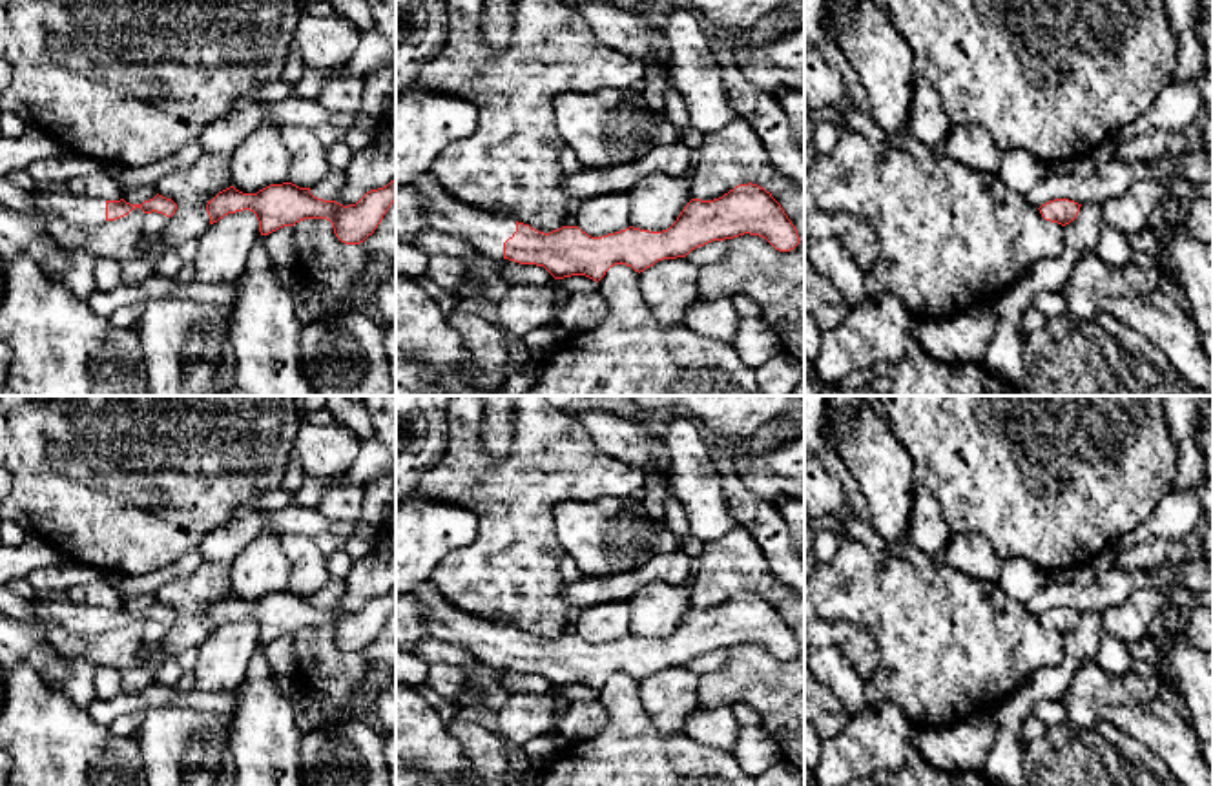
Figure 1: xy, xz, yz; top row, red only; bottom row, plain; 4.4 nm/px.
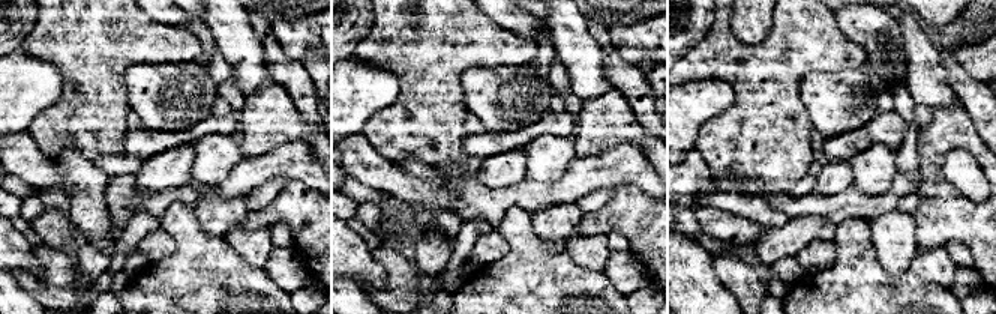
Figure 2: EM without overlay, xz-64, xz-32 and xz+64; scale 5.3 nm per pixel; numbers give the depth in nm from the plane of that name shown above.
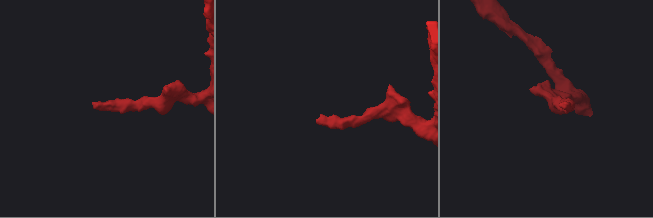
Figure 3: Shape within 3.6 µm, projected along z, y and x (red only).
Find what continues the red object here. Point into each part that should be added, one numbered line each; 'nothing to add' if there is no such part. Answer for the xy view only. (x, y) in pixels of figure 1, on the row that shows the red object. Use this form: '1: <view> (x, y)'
1: xy (66, 206)

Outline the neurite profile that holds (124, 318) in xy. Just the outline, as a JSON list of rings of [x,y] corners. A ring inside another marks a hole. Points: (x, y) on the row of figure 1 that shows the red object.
[[[131,306],[117,308],[108,319],[119,328],[139,328],[139,314]]]

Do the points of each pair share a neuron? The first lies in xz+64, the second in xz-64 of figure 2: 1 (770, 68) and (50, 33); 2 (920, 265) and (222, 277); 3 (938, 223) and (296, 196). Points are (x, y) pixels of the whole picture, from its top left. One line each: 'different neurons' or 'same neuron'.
1: same neuron
2: different neurons
3: same neuron

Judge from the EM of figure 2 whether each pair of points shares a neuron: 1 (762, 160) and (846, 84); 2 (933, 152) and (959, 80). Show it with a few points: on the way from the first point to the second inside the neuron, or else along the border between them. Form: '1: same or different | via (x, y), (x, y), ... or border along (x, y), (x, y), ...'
1: different | border along (801, 83), (803, 108), (815, 128)
2: different | border along (962, 104), (980, 134)

